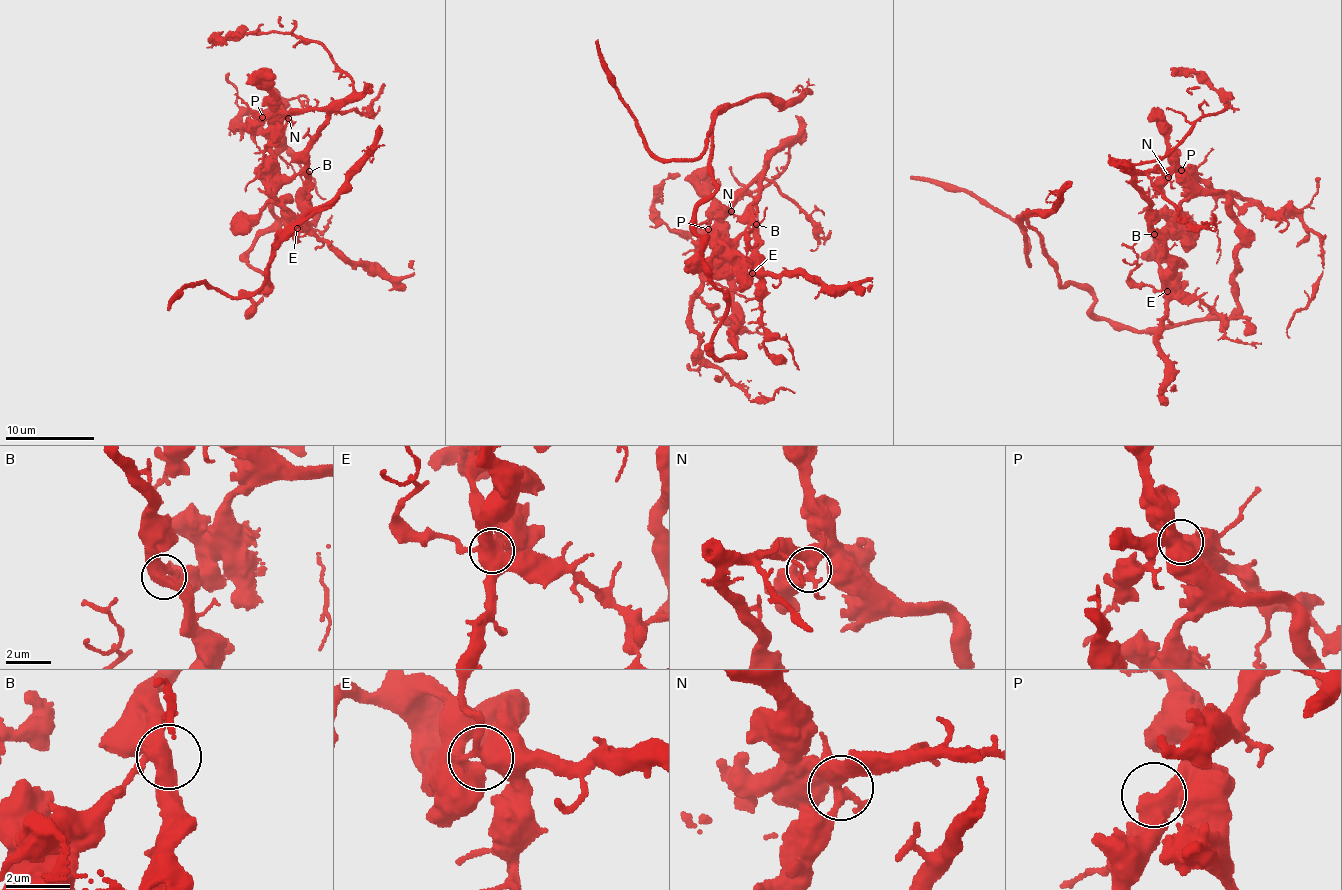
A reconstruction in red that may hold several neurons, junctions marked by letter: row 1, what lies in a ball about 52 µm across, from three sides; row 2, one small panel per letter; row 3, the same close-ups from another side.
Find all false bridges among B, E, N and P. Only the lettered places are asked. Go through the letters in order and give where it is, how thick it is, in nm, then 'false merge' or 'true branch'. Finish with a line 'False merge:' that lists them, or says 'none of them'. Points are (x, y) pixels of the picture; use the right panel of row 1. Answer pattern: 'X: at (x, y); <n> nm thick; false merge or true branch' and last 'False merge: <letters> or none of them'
B: at (1154, 234); 420 nm thick; true branch
E: at (1167, 291); 440 nm thick; true branch
N: at (1168, 177); 400 nm thick; true branch
P: at (1181, 170); 550 nm thick; true branch
False merge: none of them

